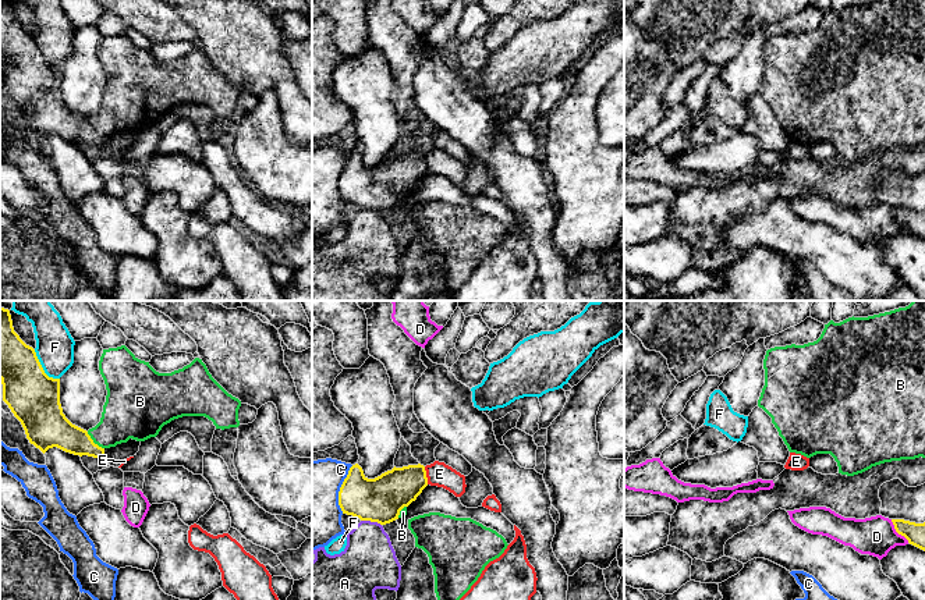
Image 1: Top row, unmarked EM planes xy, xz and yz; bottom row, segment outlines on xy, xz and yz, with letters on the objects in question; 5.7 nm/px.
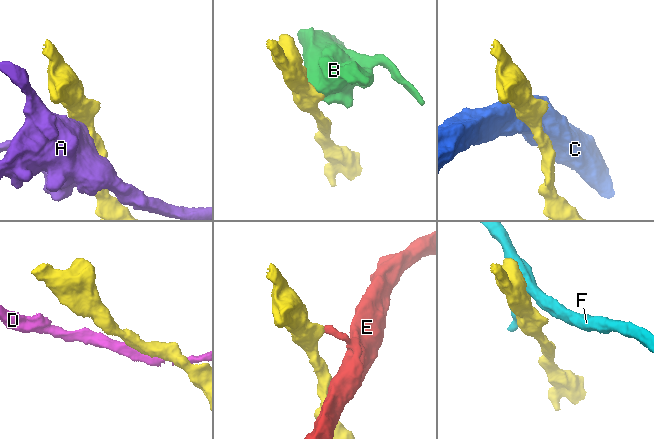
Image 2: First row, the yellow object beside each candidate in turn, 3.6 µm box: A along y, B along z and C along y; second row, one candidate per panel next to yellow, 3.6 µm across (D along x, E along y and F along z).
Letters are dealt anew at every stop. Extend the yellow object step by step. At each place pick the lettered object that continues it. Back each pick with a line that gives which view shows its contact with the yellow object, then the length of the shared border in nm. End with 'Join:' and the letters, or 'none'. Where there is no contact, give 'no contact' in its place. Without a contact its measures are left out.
Join: none

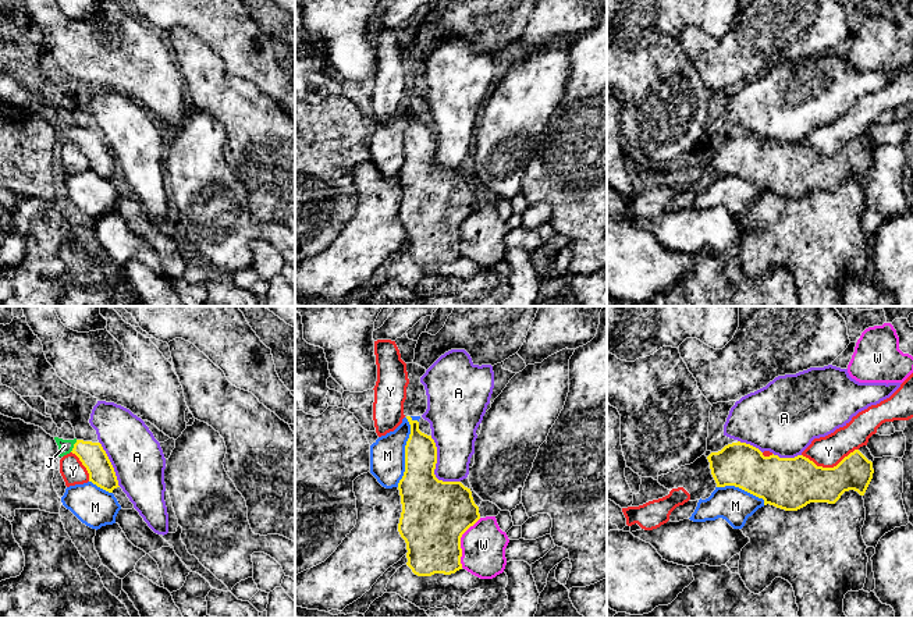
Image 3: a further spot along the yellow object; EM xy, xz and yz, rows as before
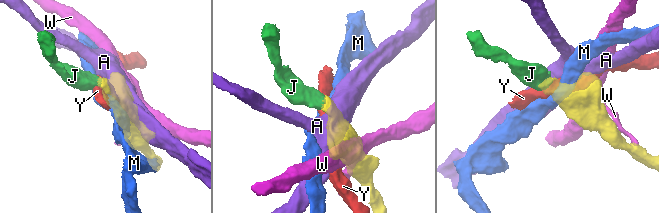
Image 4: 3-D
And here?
J: contact in xy; length 80 nm
Join: J

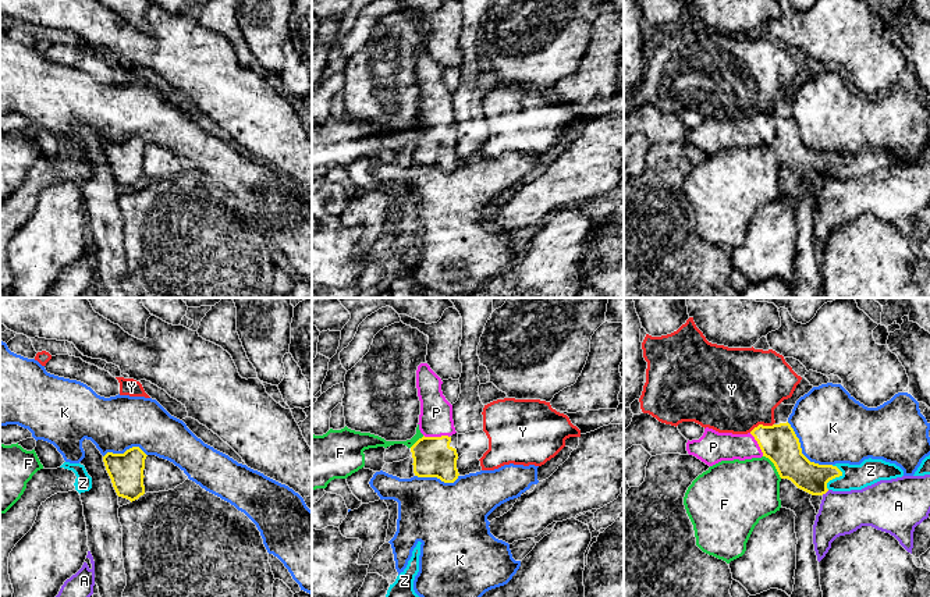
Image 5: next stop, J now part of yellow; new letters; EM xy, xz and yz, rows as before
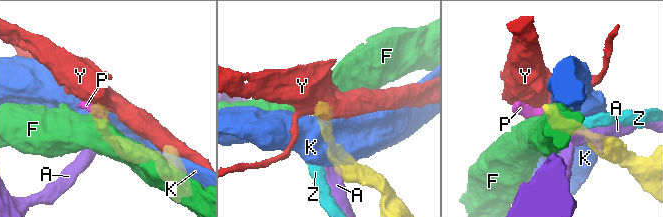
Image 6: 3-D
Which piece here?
P: contact in xz; length 150 nm
Join: P

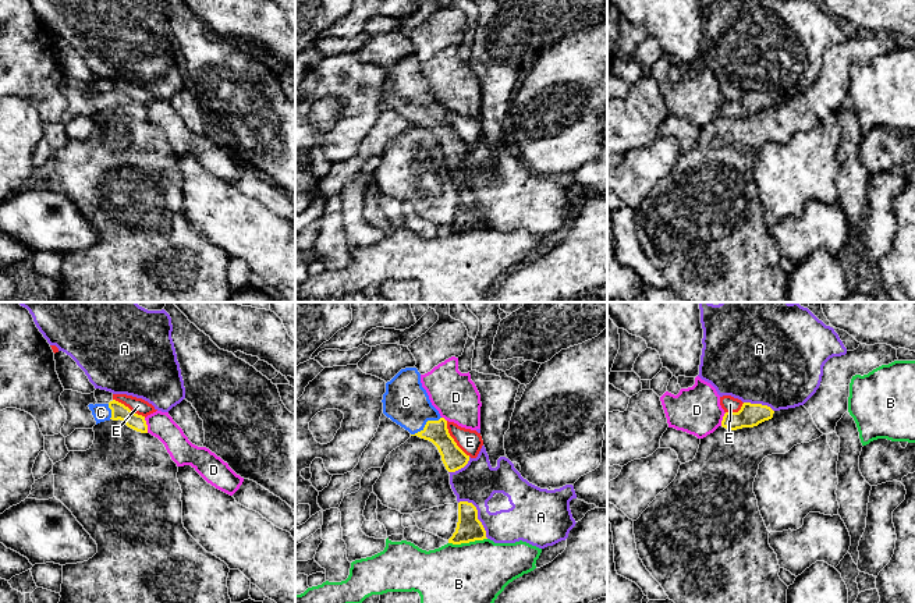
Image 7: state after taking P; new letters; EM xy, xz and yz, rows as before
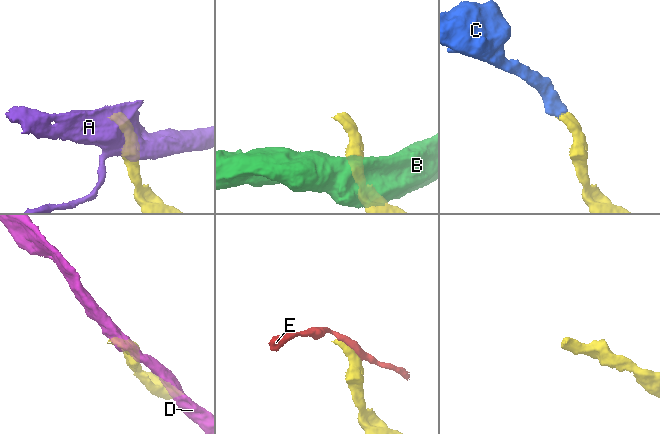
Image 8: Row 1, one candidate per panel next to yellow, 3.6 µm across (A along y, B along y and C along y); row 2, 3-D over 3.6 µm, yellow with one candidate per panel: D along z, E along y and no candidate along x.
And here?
C: contact in xz; length 200 nm
Join: C

